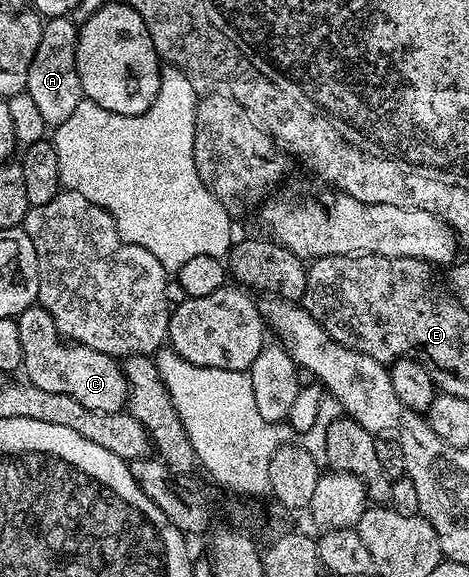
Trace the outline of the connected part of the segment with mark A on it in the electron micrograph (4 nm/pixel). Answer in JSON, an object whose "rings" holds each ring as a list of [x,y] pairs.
{"rings":[[[69,16],[52,17],[43,24],[40,47],[36,47],[36,55],[32,55],[32,67],[28,67],[25,93],[36,102],[47,127],[64,123],[64,119],[68,119],[68,115],[72,115],[72,111],[76,111],[84,100],[76,67],[79,26],[73,25],[70,20]]]}

